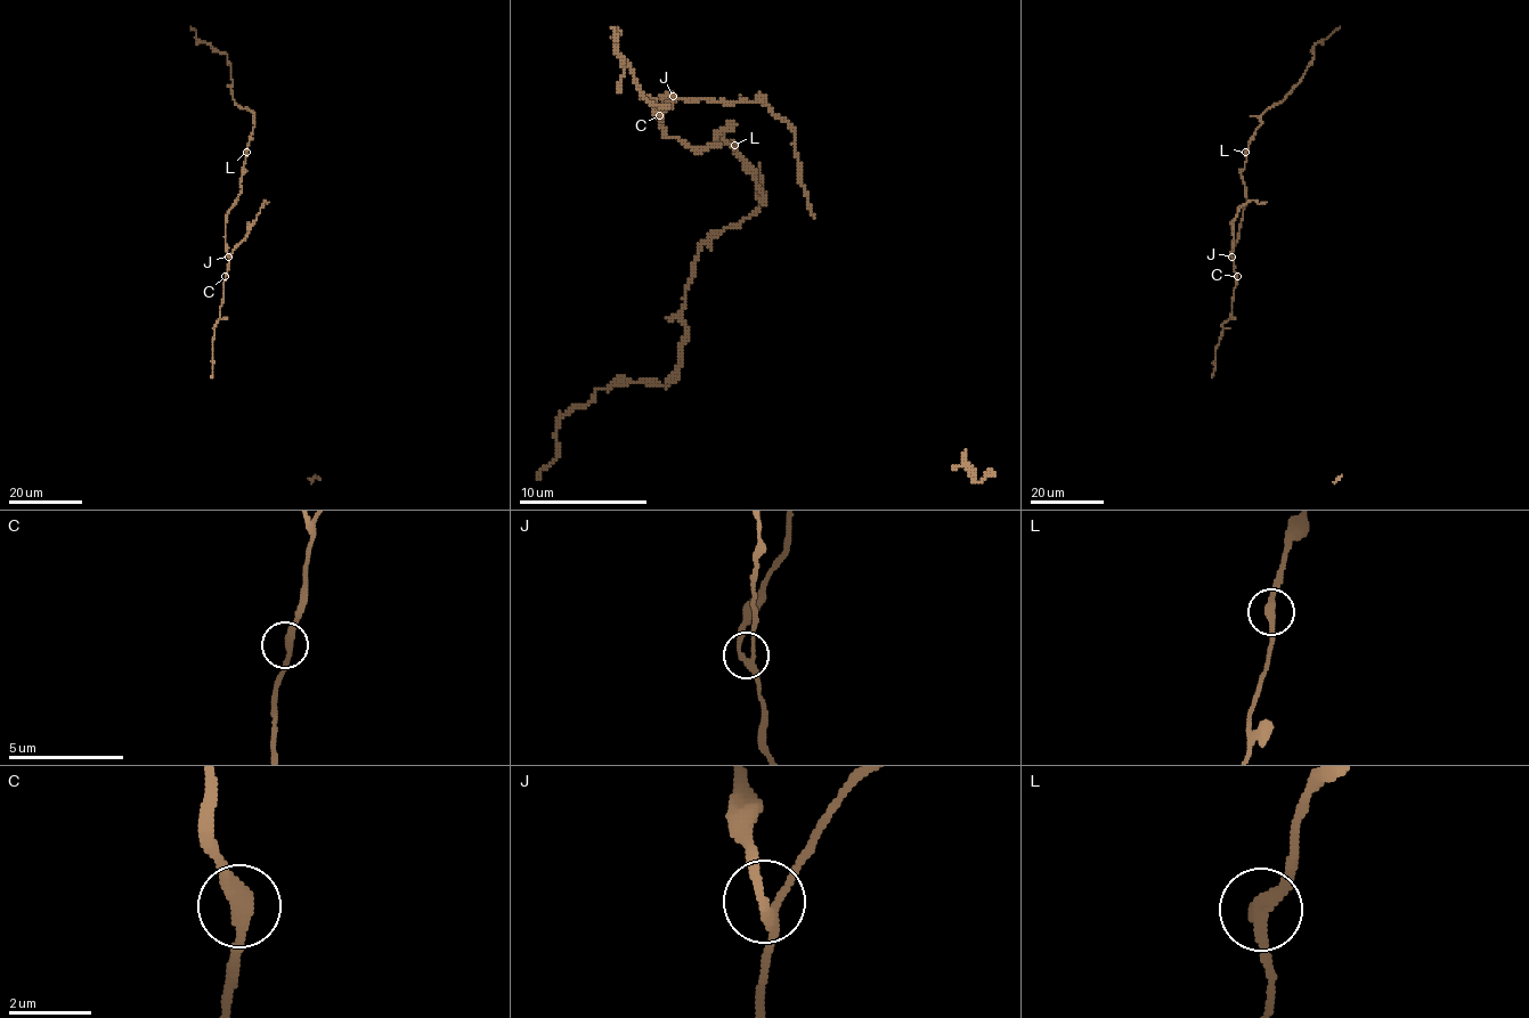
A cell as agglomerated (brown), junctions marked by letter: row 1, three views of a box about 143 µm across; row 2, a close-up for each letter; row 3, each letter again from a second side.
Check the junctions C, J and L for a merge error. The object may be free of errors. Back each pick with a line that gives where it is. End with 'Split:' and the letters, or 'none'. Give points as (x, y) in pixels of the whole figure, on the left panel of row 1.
Split: none

